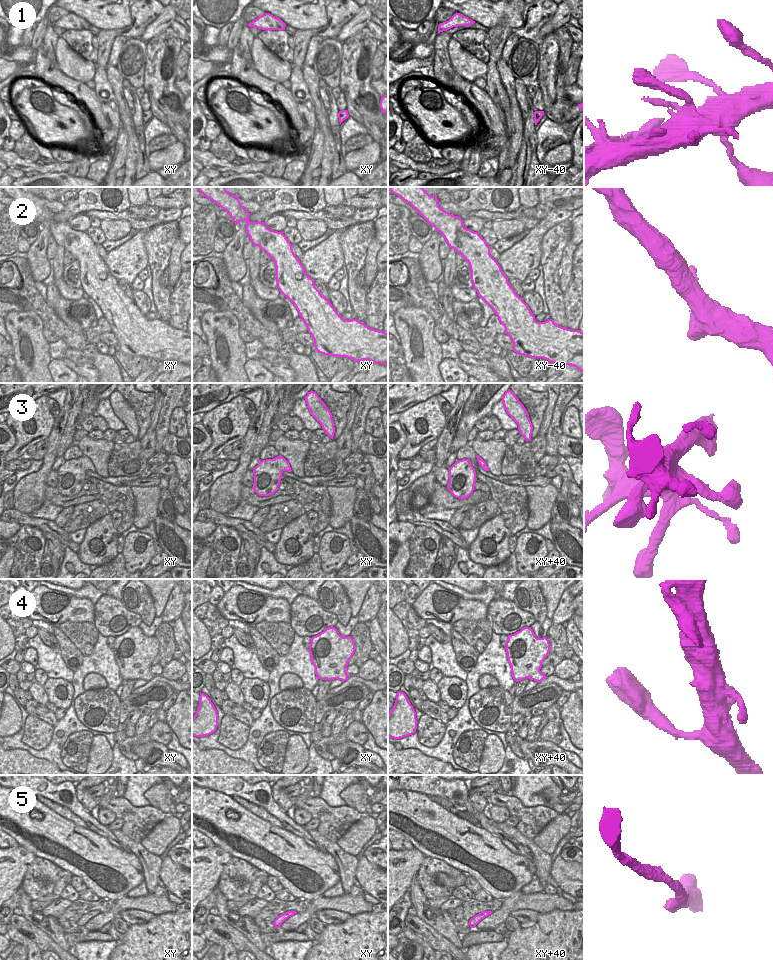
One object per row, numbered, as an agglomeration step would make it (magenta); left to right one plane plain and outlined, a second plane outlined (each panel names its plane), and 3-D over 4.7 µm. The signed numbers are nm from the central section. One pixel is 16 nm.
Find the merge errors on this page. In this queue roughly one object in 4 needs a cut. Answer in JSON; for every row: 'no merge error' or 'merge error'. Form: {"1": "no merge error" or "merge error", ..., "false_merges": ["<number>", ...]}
{"1": "no merge error", "2": "no merge error", "3": "no merge error", "4": "no merge error", "5": "no merge error", "false_merges": []}

